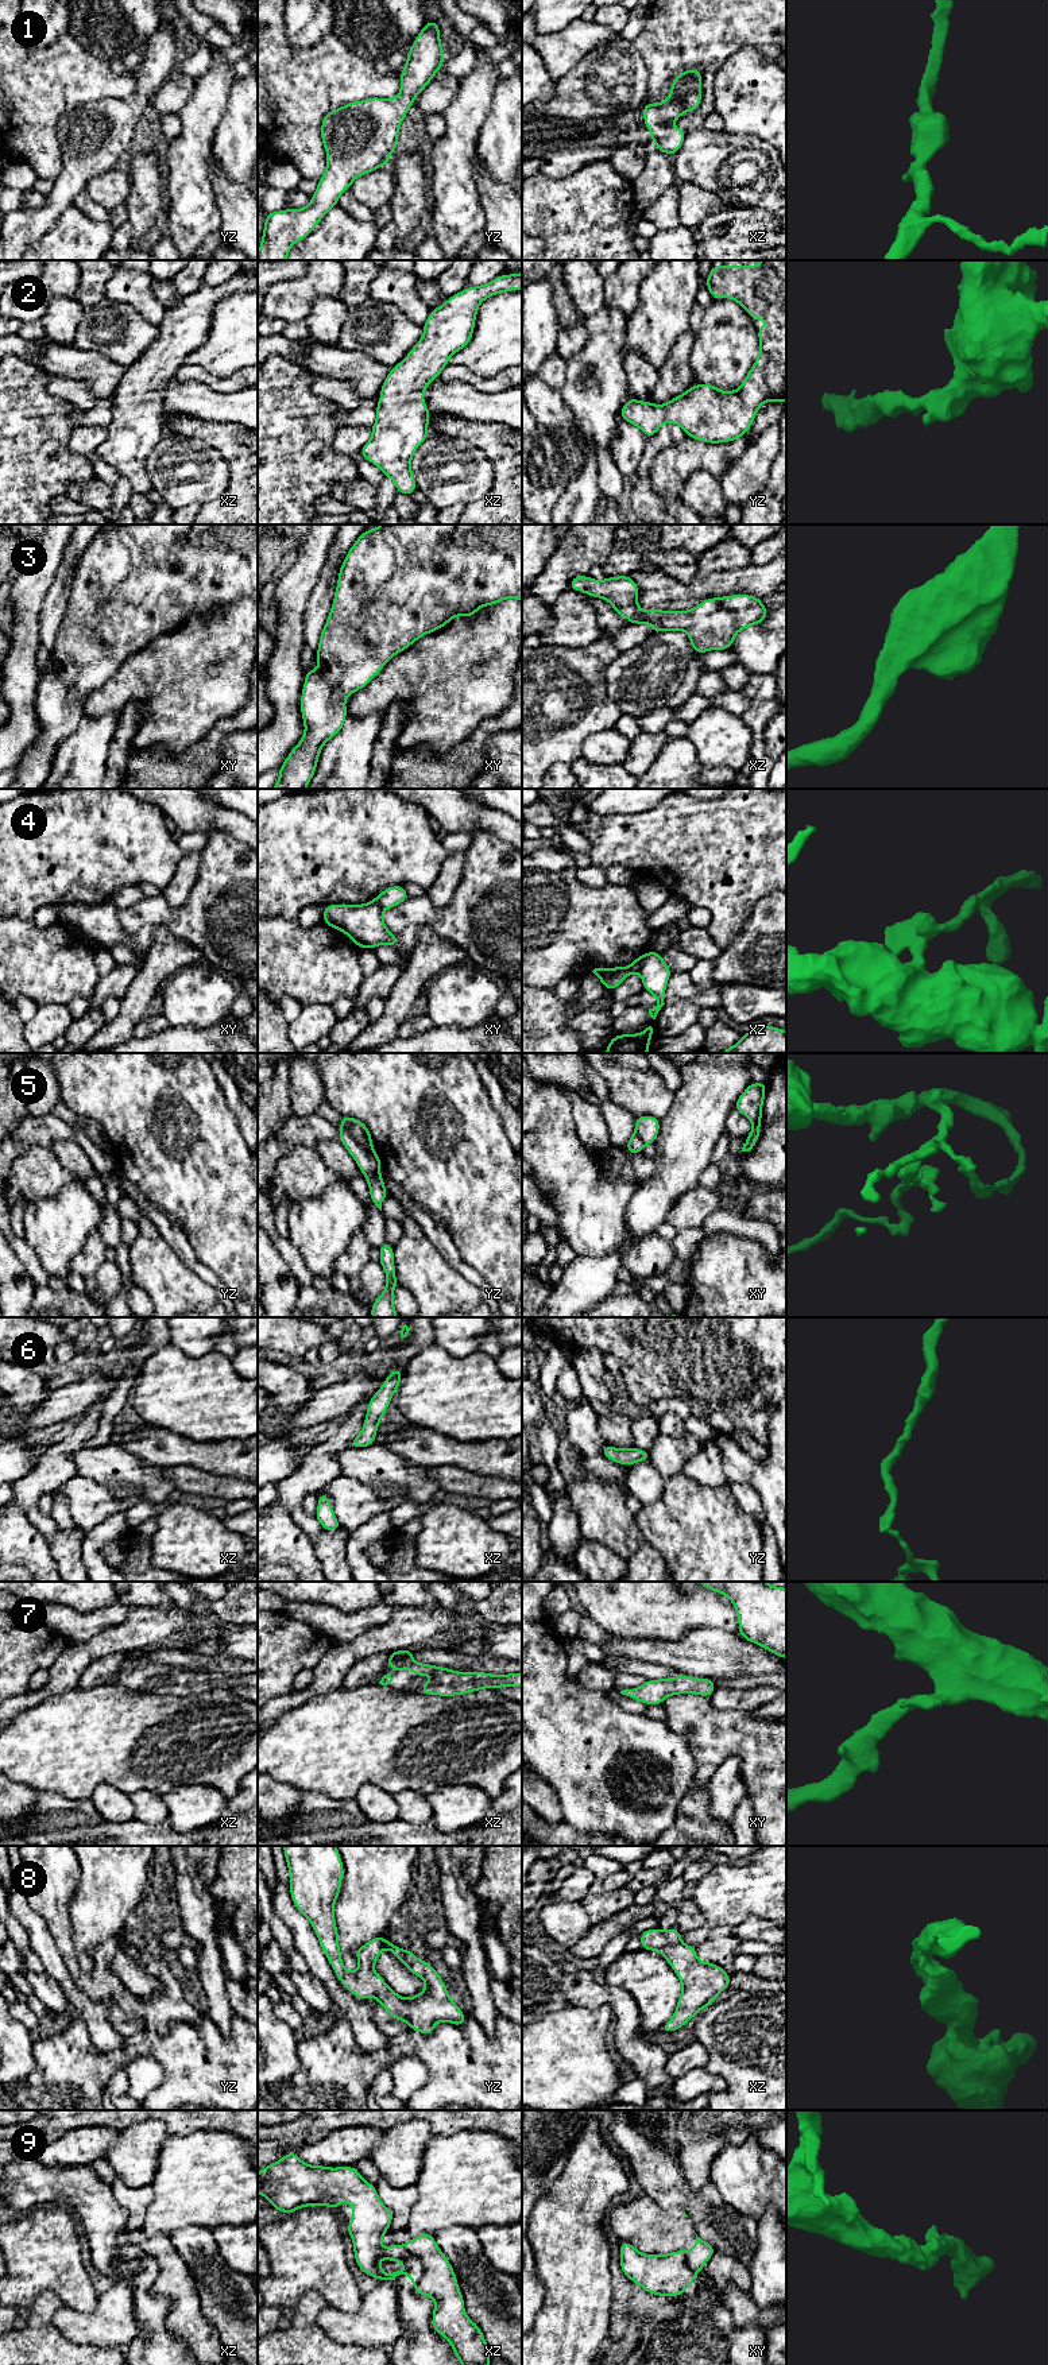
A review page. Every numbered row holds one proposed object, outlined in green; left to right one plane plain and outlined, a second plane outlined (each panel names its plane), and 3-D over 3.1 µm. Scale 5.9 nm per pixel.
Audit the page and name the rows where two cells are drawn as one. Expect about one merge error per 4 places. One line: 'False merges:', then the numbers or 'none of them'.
False merges: 4, 5, 9

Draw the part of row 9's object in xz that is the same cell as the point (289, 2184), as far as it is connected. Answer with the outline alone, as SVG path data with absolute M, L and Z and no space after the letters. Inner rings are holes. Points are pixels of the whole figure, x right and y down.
M289 2152L276 2163L260 2169L258 2192L275 2210L285 2214L294 2213L303 2206L337 2209L349 2201L352 2219L345 2232L353 2240L357 2267L379 2281L407 2275L415 2285L422 2277L421 2261L403 2245L380 2248L382 2237L390 2229L394 2213L382 2203L376 2187L366 2182L356 2168L309 2165L295 2152ZM382 2257L388 2261L403 2261L406 2265L401 2271L386 2273L379 2267Z

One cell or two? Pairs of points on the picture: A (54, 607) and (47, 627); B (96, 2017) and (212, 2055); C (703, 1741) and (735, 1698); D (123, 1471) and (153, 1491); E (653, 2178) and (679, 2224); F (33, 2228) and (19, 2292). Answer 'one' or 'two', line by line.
A: one
B: two
C: two
D: one
E: two
F: one

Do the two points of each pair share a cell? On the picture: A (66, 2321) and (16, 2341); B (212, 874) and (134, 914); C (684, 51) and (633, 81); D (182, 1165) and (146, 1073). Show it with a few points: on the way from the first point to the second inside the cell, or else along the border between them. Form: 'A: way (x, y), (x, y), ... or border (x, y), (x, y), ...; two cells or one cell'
A: border (62, 2304), (51, 2323), (66, 2338), (80, 2344); two cells
B: way (202, 897), (184, 916), (157, 914); one cell
C: border (634, 43), (648, 72), (645, 103); two cells
D: way (178, 1142), (169, 1127), (157, 1096); one cell

